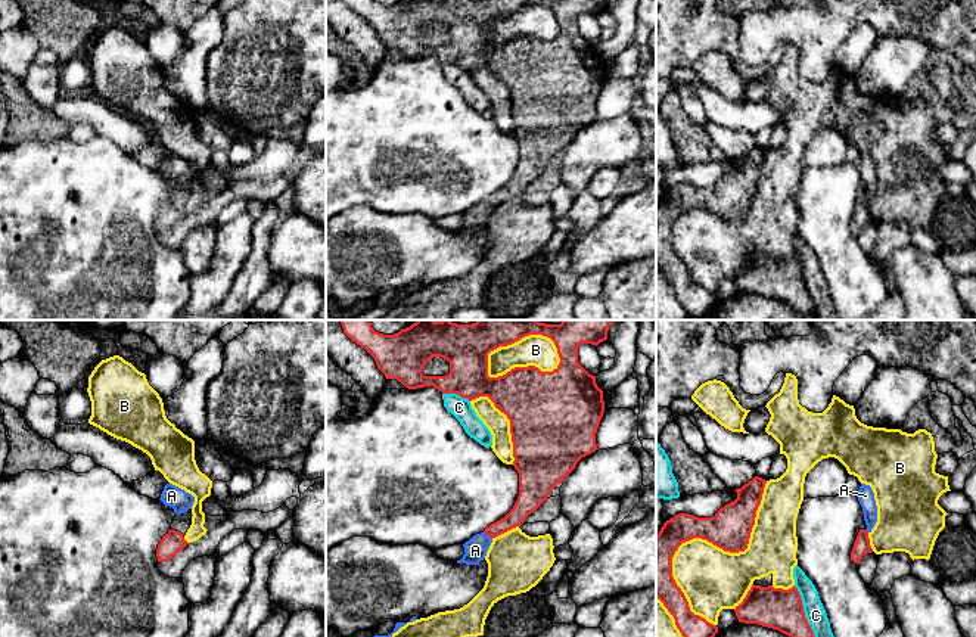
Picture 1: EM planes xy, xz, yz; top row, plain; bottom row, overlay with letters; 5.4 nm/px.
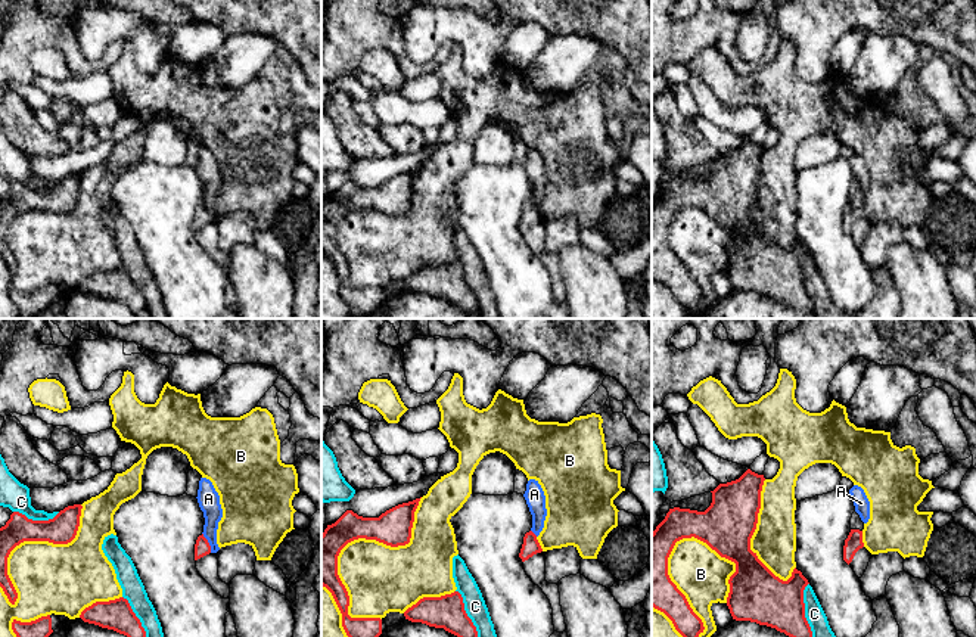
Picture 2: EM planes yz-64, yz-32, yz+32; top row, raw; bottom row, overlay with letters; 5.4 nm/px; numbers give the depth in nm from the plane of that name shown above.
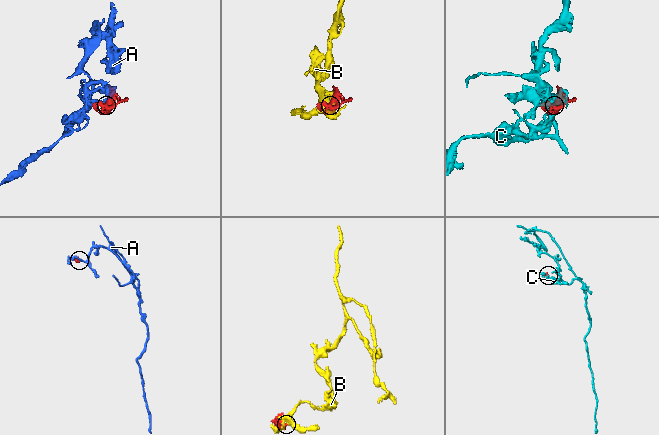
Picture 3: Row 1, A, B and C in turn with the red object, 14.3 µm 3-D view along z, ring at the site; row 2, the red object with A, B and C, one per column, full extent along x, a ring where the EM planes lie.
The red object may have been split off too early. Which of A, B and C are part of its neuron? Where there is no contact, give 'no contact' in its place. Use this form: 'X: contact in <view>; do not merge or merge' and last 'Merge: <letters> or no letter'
A: contact in xz; merge
B: contact in yz; do not merge
C: contact in yz; do not merge
Merge: A

